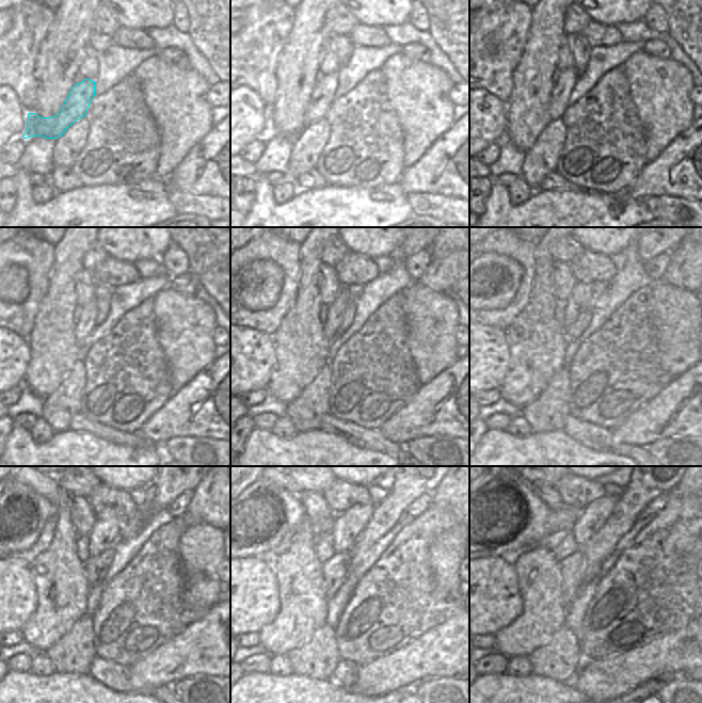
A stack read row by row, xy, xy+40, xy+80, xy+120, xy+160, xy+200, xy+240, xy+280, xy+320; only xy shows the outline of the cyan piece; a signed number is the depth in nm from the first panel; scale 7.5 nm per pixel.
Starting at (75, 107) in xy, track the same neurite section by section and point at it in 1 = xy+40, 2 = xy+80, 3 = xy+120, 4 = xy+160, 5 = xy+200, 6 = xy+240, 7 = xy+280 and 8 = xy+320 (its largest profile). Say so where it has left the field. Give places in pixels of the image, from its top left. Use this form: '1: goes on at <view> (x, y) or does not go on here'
1: goes on at xy+40 (322, 96)
2: goes on at xy+80 (562, 88)
3: goes on at xy+120 (86, 323)
4: goes on at xy+160 (335, 310)
5: goes on at xy+200 (581, 298)
6: goes on at xy+240 (106, 533)
7: goes on at xy+280 (348, 525)
8: goes on at xy+320 (595, 514)

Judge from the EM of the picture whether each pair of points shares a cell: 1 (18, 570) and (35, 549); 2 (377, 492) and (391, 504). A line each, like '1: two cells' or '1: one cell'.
1: two cells
2: two cells

